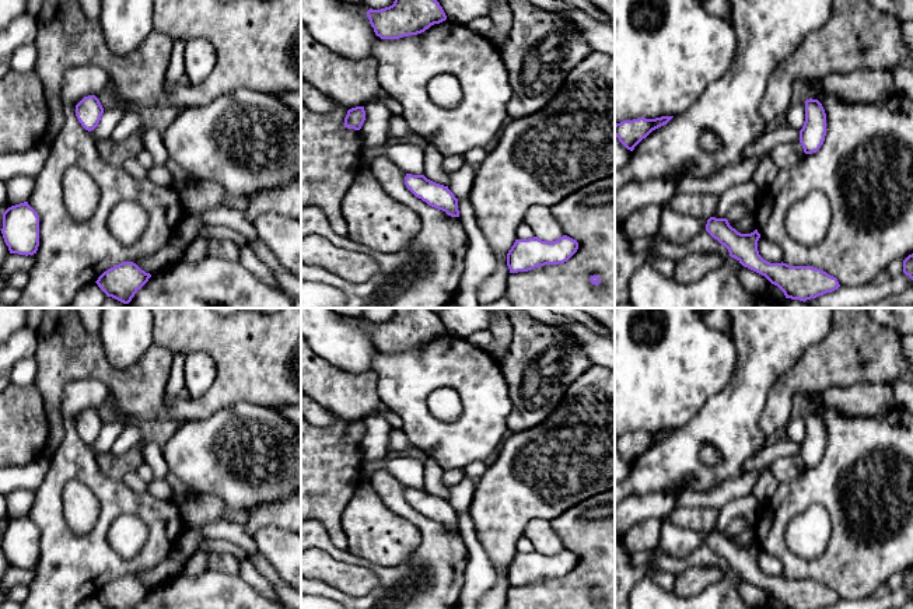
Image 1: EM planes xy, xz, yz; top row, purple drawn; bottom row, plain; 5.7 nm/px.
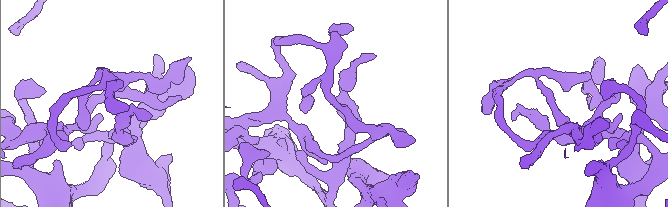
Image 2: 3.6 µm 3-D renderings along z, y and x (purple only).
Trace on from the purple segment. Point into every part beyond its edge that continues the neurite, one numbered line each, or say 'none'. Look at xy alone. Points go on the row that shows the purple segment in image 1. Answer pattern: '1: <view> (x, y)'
none

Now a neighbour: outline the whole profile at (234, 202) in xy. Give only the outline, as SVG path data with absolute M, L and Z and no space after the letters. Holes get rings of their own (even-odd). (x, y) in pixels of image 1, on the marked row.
M228 192L223 196L223 207L232 209L244 214L248 210L249 200L246 197L231 195Z

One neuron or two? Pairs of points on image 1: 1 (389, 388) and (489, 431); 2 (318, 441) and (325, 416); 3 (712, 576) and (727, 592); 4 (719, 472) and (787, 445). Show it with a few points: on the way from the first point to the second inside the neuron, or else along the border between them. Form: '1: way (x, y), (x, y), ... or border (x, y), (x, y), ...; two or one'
1: way (415, 413), (433, 431), (464, 431); one
2: border (335, 417), (329, 424), (315, 426); two
3: border (726, 573), (698, 594); two
4: border (765, 447), (745, 464), (741, 473); two

